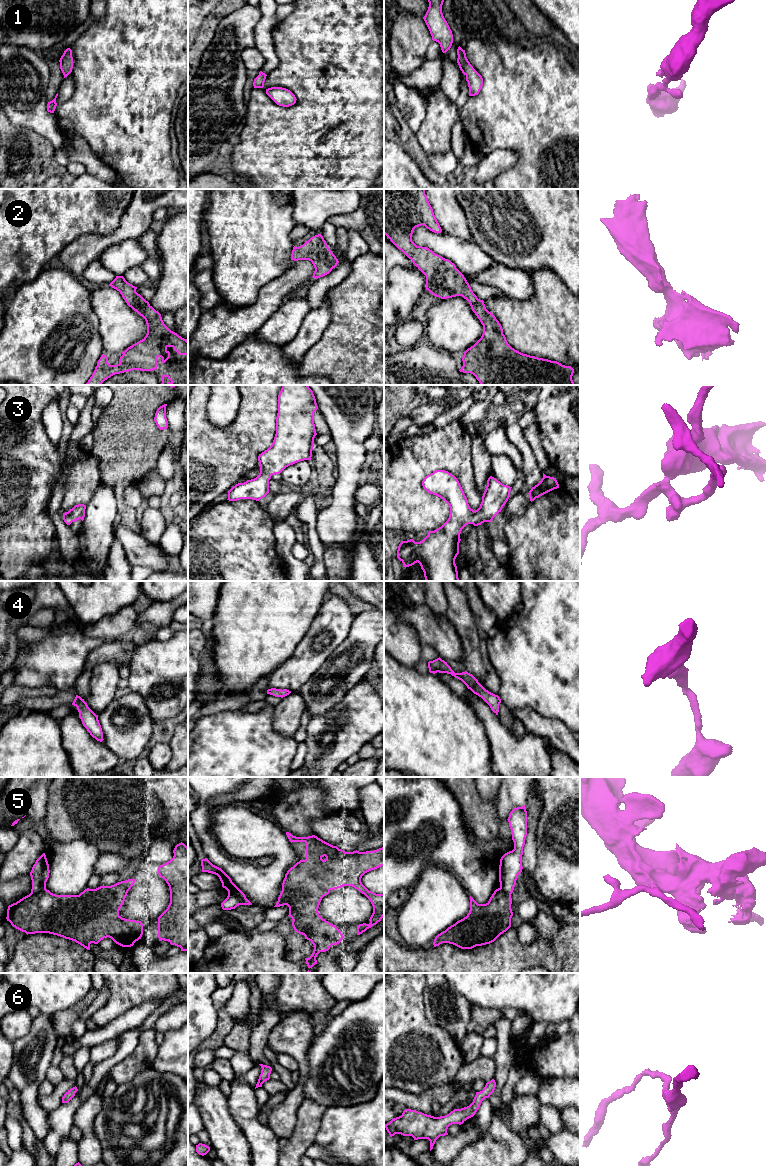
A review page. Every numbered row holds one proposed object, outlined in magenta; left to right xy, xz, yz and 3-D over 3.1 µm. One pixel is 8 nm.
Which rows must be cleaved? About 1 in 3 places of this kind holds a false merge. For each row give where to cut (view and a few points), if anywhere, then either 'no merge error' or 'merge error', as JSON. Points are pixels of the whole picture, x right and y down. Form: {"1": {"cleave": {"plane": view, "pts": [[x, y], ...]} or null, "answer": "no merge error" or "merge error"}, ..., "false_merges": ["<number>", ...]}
{"1": {"cleave": null, "answer": "no merge error"}, "2": {"cleave": null, "answer": "no merge error"}, "3": {"cleave": null, "answer": "no merge error"}, "4": {"cleave": null, "answer": "no merge error"}, "5": {"cleave": {"plane": "xz", "pts": [[228, 895], [236, 895], [241, 904]]}, "answer": "merge error"}, "6": {"cleave": null, "answer": "no merge error"}, "false_merges": ["5"]}

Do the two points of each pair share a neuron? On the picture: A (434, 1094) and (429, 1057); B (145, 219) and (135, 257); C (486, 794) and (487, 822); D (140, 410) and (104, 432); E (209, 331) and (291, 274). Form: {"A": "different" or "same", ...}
{"A": "different", "B": "different", "C": "different", "D": "same", "E": "same"}

